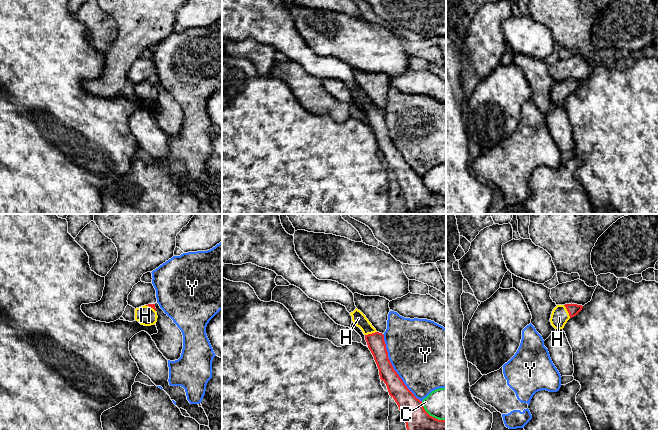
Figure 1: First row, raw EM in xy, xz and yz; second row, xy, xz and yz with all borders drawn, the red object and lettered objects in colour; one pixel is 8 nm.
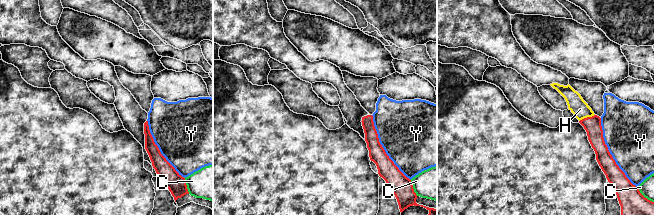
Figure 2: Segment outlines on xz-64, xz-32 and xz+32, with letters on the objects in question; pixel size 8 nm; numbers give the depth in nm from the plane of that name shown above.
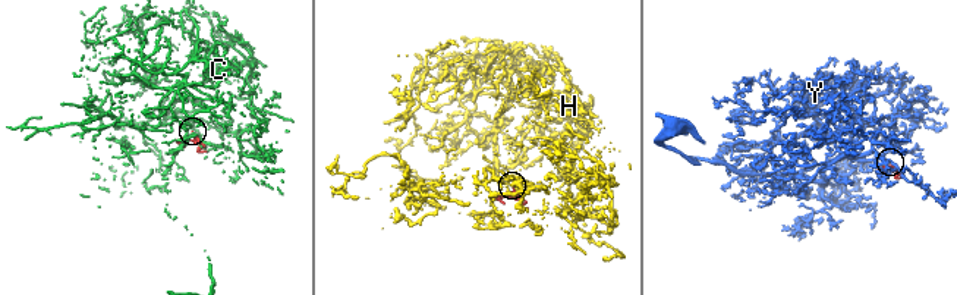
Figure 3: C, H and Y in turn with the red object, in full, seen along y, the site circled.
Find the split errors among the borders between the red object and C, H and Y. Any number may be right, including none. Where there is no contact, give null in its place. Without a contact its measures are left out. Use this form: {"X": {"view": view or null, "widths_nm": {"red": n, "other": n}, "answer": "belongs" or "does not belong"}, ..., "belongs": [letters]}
{"C": {"view": "xz", "widths_nm": {"red": 190, "other": 260}, "answer": "does not belong"}, "H": {"view": "yz", "widths_nm": {"red": 100, "other": 140}, "answer": "belongs"}, "Y": {"view": "xz", "widths_nm": {"red": 150, "other": 500}, "answer": "does not belong"}, "belongs": ["H"]}

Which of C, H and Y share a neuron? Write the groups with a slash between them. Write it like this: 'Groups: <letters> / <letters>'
Groups: C / H / Y

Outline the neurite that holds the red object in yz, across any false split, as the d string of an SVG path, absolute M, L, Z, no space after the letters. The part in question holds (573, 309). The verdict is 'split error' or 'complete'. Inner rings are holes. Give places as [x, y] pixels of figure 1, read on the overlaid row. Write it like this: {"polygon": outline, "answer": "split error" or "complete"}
{"polygon": "M577 304L557 305L551 314L550 322L555 329L563 329L567 321L576 316L583 306Z", "answer": "split error"}

